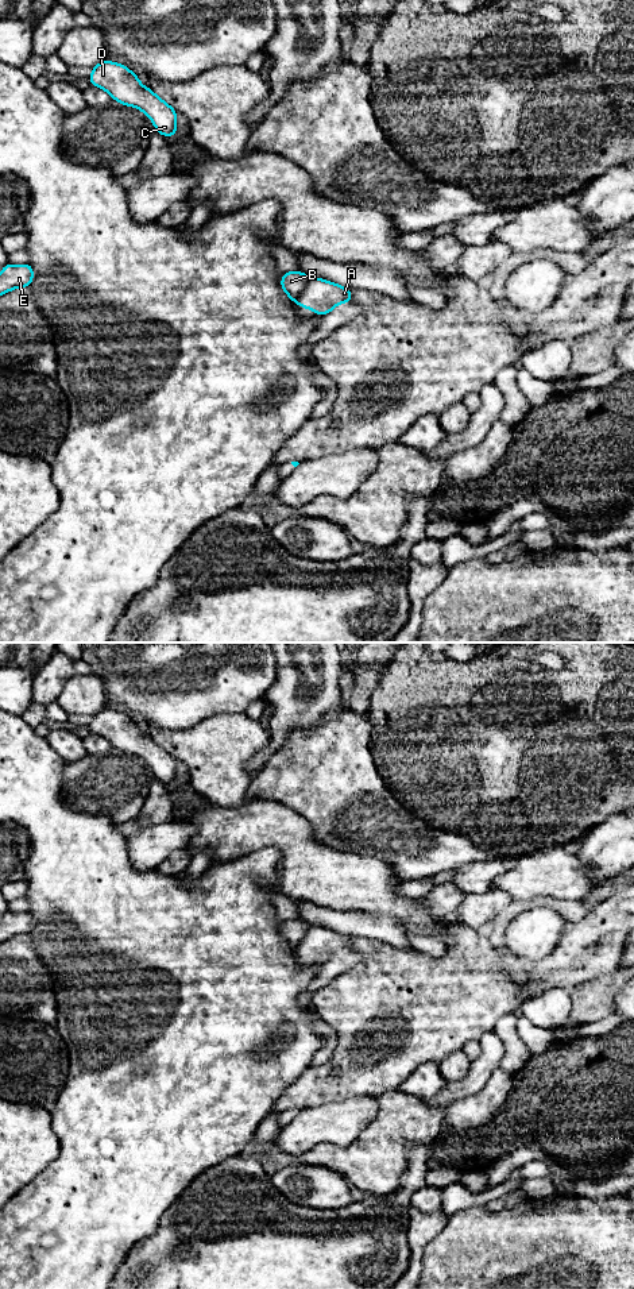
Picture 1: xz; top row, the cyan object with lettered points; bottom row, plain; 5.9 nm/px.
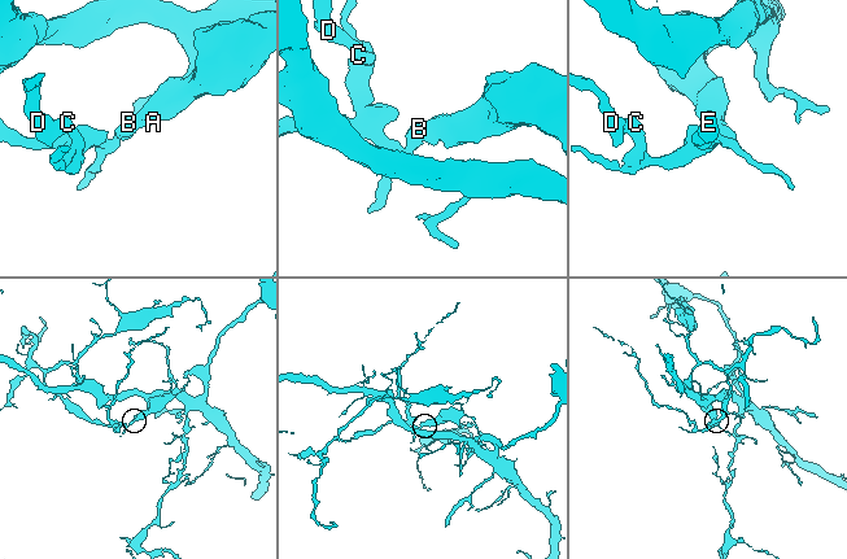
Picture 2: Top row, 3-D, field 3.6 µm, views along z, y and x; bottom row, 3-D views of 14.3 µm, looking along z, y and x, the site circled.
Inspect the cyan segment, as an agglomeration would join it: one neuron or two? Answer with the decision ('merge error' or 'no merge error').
merge error

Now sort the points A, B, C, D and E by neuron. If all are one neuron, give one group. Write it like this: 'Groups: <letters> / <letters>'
Groups: A / B C D E

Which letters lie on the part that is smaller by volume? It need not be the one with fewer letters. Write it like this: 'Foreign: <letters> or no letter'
Foreign: A

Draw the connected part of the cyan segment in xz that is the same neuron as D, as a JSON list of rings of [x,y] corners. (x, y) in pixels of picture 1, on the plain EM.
[[[103,707],[93,715],[88,728],[107,738],[117,750],[143,759],[161,783],[171,786],[177,781],[178,760],[150,736],[144,736],[127,714]]]

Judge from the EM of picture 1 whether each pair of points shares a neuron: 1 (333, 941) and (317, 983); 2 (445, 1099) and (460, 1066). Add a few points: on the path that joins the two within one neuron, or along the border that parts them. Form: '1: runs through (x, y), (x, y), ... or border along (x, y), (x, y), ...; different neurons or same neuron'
1: runs through (333, 952), (333, 961), (328, 972); same neuron
2: border along (472, 1061), (463, 1077), (447, 1083); different neurons

